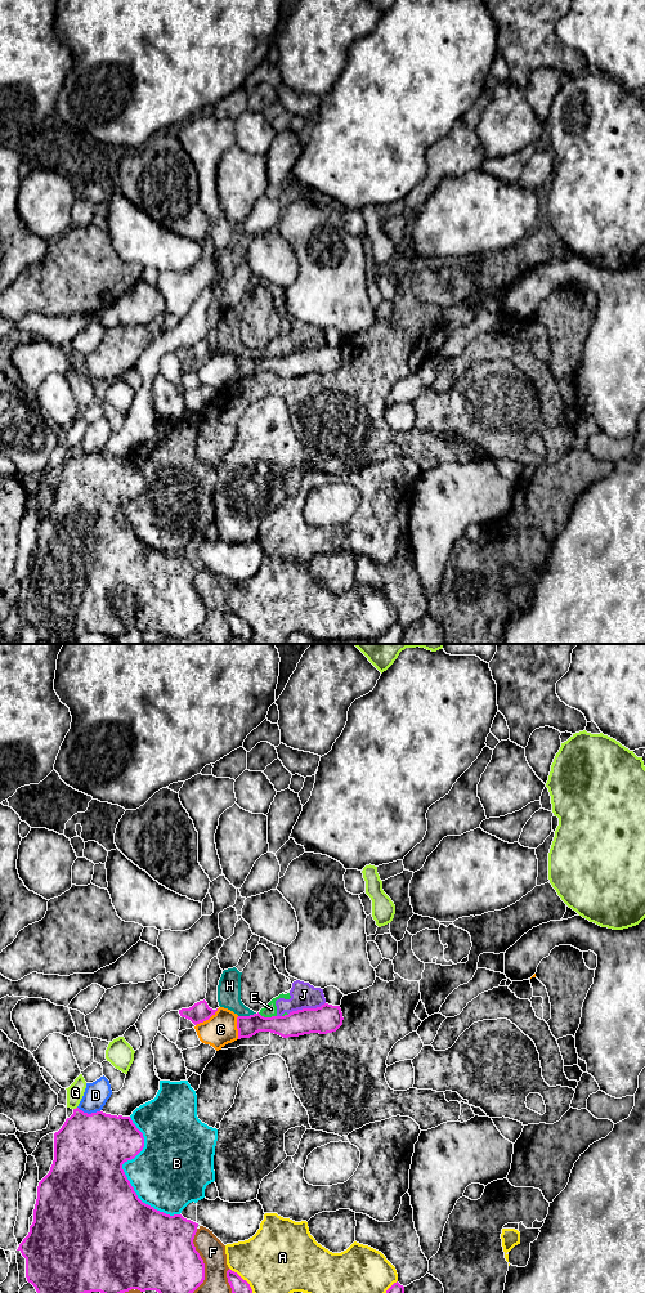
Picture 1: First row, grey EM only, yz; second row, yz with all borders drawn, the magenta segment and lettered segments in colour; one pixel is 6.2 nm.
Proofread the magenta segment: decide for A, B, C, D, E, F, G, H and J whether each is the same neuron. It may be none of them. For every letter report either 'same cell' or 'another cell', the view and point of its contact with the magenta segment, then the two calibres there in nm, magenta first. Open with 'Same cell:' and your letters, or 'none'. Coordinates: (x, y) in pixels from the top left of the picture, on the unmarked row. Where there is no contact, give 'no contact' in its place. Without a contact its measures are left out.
Same cell: none
A: another cell | yz (355, 639) | 120/320 nm
B: another cell | yz (125, 517) | 500/420 nm
C: another cell | yz (206, 359) | 120/200 nm
D: another cell | yz (89, 455) | 440/150 nm
E: another cell | yz (267, 358) | 160/80 nm
F: another cell | yz (204, 611) | 400/180 nm
G: another cell | yz (76, 448) | 400/110 nm
H: another cell | yz (246, 357) | 130/140 nm
J: another cell | yz (307, 349) | 180/160 nm

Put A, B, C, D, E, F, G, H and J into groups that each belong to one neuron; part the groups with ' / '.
A / B / C / D / E H J / F / G

